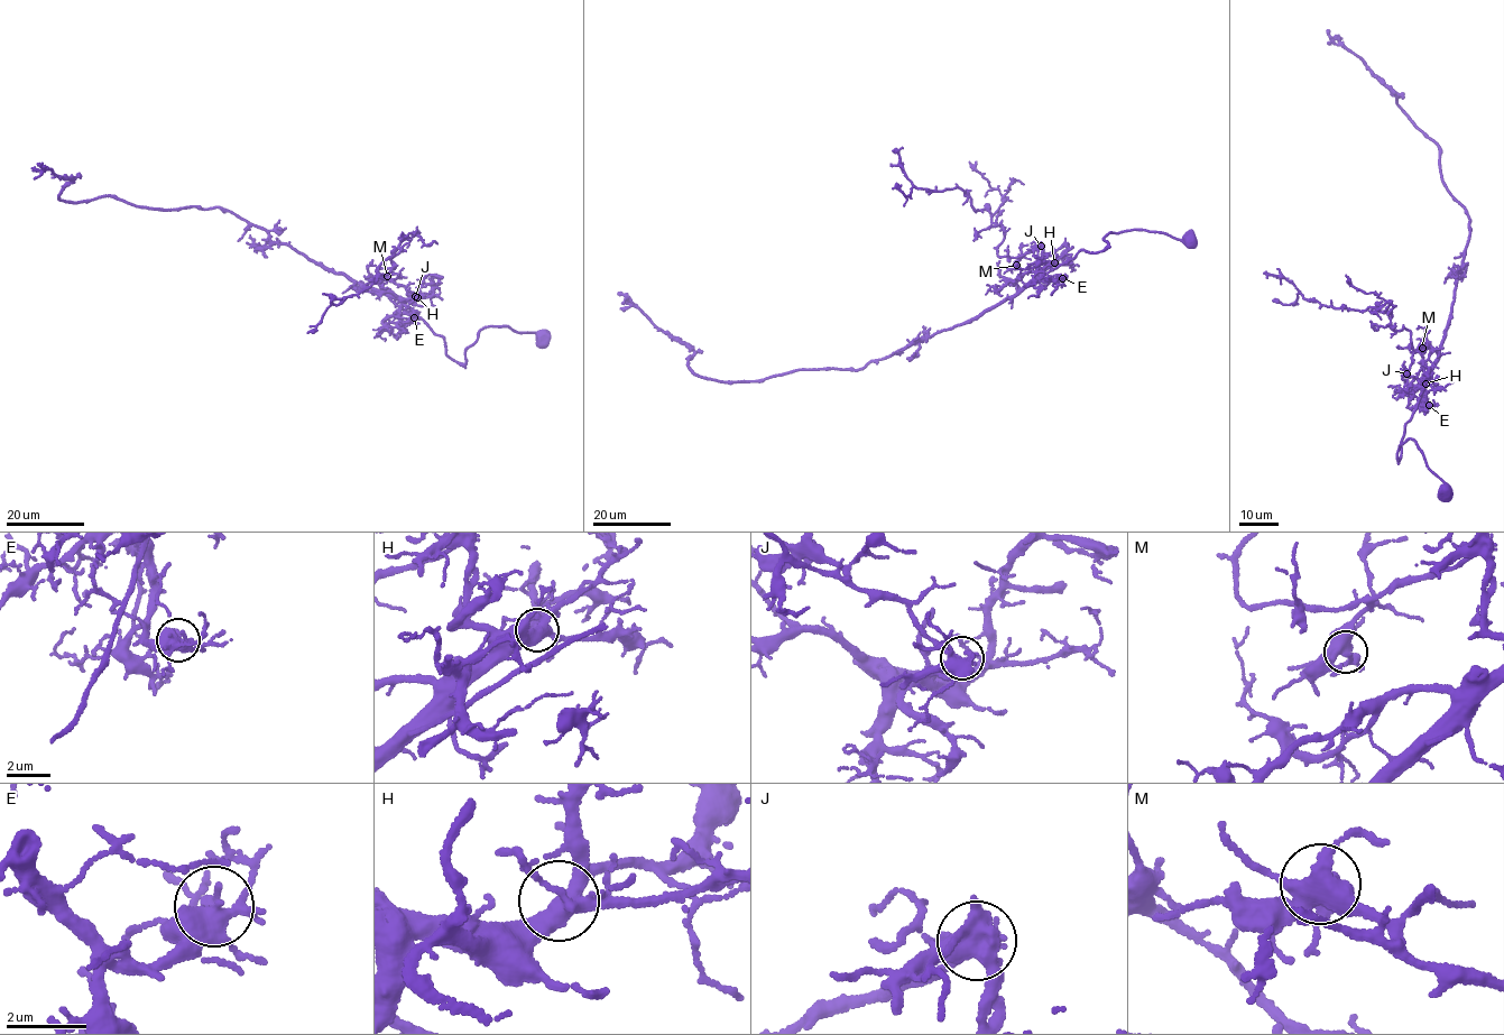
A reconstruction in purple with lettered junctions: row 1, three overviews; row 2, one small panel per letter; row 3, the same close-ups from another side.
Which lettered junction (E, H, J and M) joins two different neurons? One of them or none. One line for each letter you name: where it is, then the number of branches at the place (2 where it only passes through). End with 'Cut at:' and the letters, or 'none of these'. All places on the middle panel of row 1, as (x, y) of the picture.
J: at (1041, 246); 6 branches meet
Cut at: J

